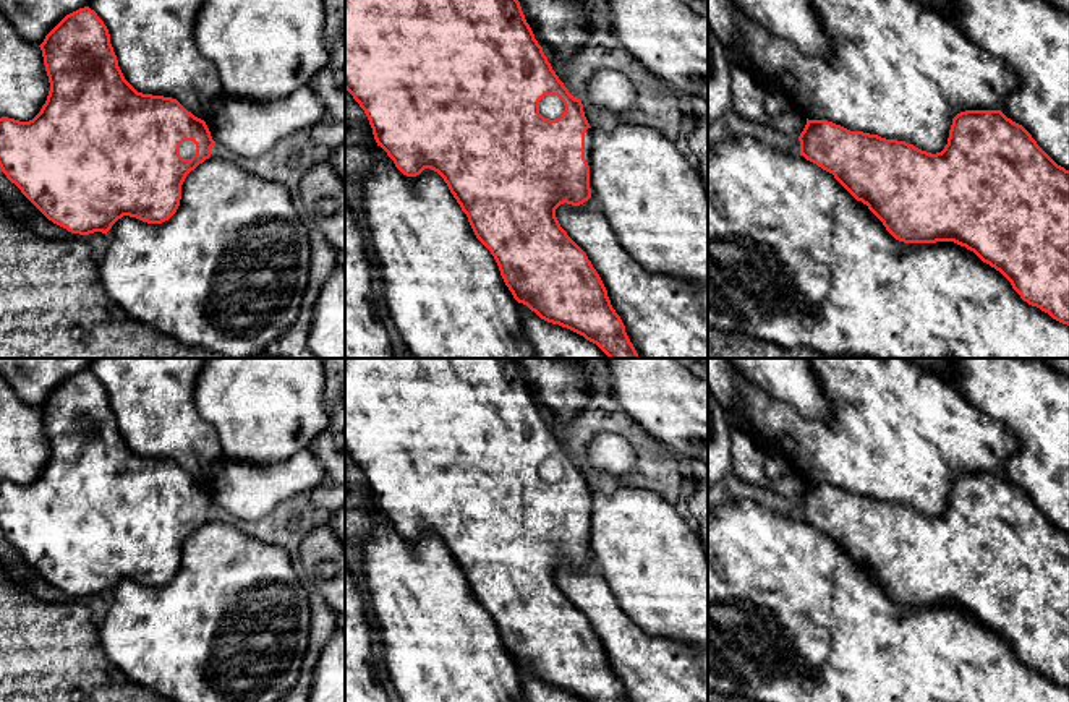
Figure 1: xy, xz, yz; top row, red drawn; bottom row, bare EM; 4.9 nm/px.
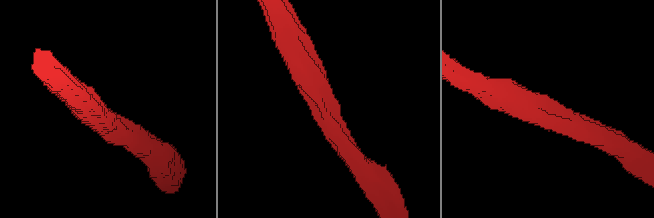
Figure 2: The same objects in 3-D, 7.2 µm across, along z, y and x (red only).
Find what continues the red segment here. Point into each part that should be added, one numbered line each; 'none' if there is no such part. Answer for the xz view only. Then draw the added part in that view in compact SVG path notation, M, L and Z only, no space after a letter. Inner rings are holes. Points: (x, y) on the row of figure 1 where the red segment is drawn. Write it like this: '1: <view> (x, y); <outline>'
1: xz (551, 107); M544 96L539 101L539 113L544 118L549 118L549 120L559 118L564 110L565 110L565 105L557 96Z

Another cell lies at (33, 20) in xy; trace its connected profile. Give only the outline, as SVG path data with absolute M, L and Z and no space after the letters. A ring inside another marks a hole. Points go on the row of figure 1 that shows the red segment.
M0 0L0 11L26 41L40 45L66 15L87 3L89 0Z

